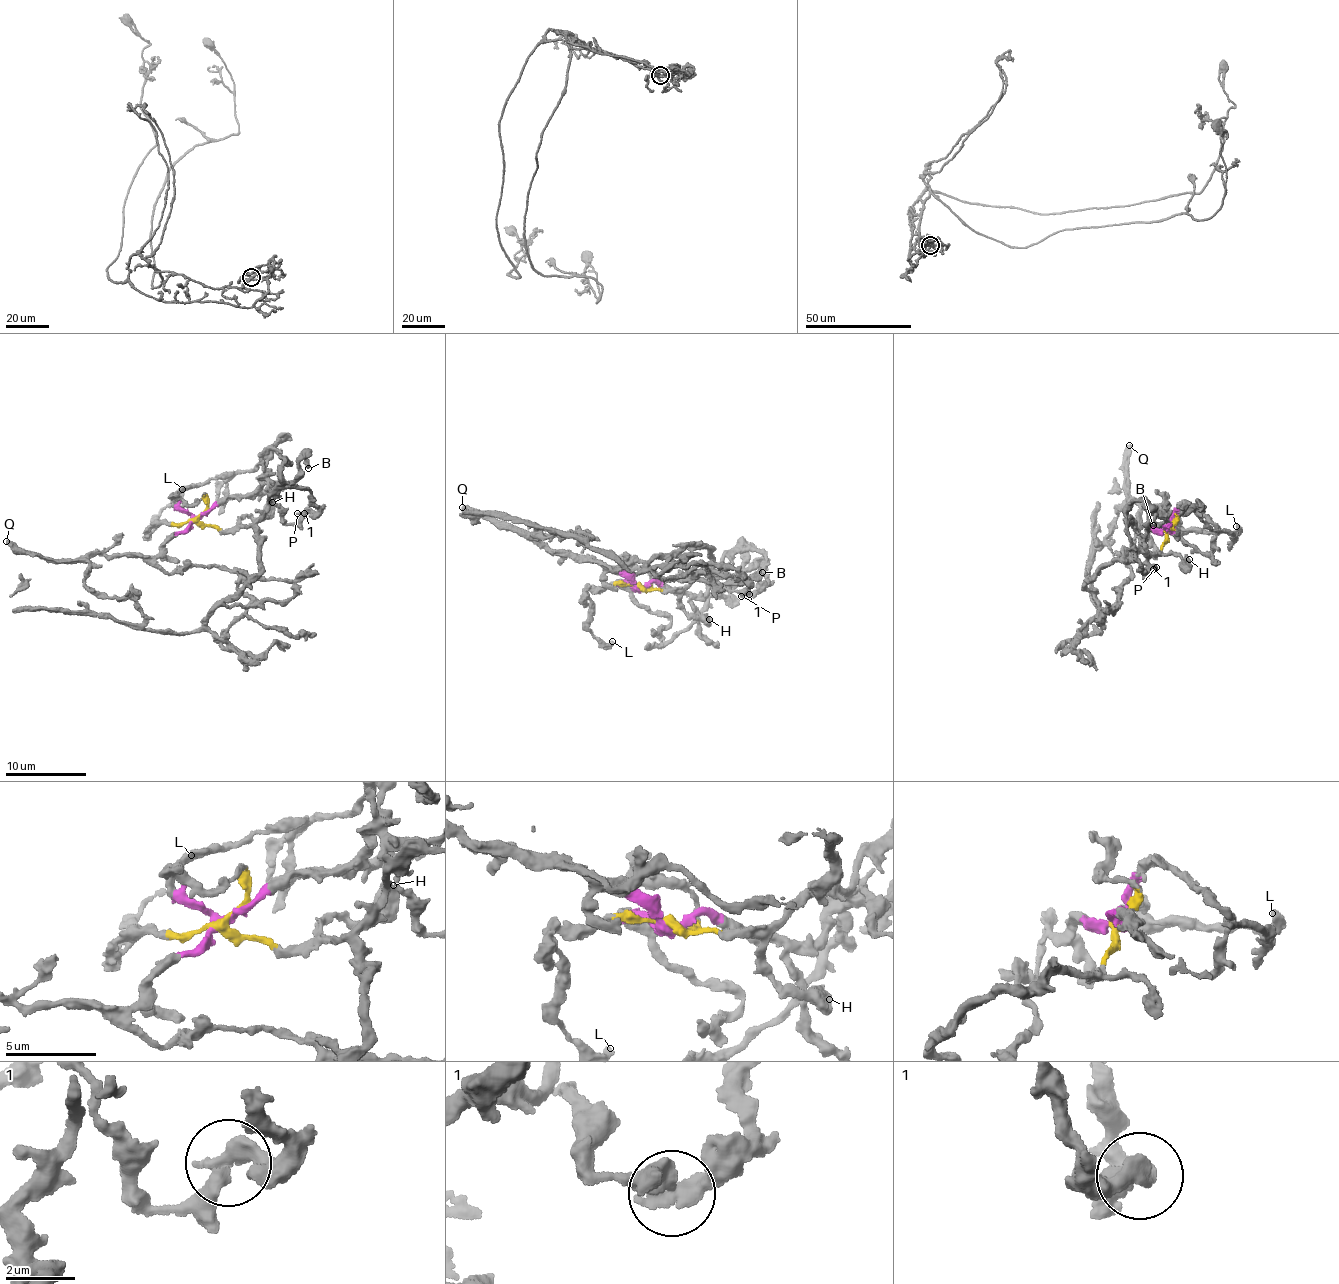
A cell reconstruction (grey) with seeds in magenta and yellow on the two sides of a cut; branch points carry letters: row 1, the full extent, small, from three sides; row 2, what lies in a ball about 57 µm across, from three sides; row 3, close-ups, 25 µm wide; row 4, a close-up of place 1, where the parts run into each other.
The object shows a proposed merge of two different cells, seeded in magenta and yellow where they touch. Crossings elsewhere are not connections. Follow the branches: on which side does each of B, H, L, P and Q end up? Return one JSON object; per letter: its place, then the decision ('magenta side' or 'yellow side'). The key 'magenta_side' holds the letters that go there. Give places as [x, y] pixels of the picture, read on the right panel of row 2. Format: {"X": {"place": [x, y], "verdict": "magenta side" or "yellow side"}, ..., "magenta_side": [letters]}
{"B": {"place": [1153, 525], "verdict": "magenta side"}, "H": {"place": [1189, 559], "verdict": "yellow side"}, "L": {"place": [1236, 526], "verdict": "yellow side"}, "P": {"place": [1156, 567], "verdict": "yellow side"}, "Q": {"place": [1129, 445], "verdict": "magenta side"}, "magenta_side": ["B", "Q"]}

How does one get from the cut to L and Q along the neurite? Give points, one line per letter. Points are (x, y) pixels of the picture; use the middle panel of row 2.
L: (639, 586), (610, 583), (586, 590), (589, 596), (589, 633), (605, 644), (613, 642)
Q: (639, 586), (593, 559), (545, 551), (523, 532), (494, 526), (462, 506)

